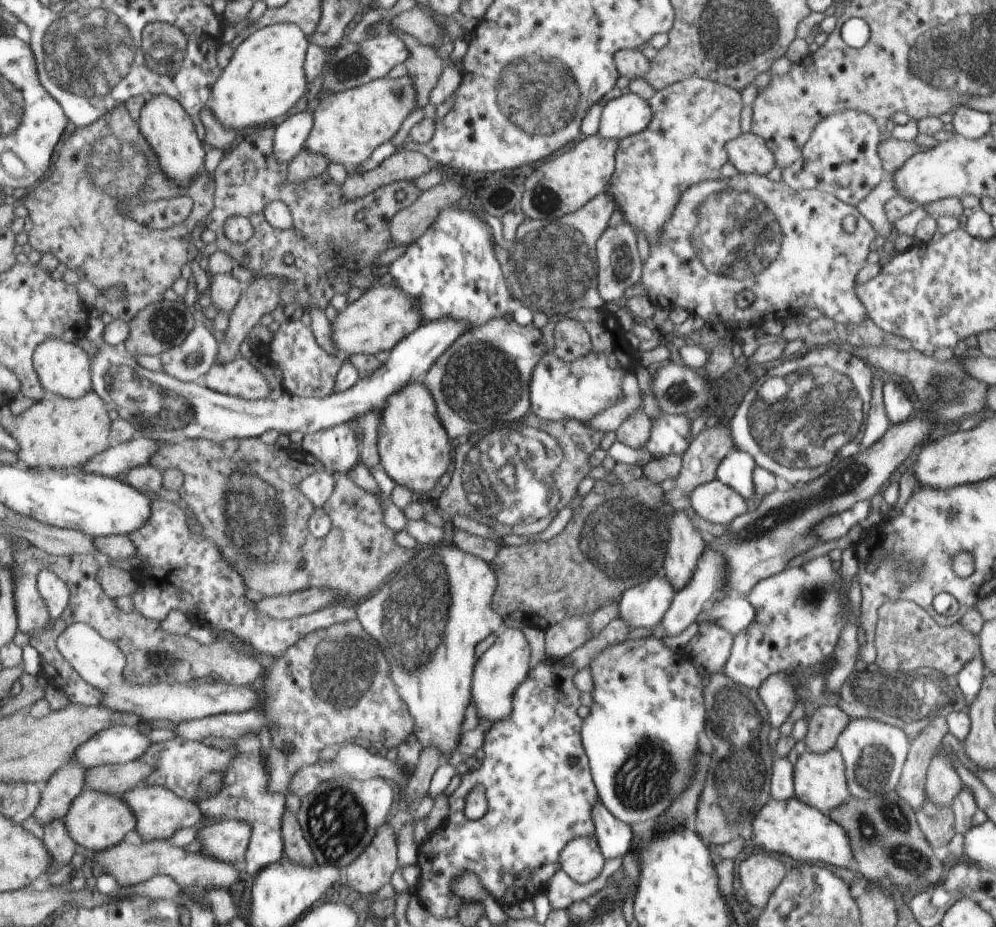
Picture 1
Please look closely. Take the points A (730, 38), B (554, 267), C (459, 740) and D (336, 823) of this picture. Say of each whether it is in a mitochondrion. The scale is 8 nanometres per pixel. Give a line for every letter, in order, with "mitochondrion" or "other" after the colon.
A: mitochondrion
B: mitochondrion
C: other
D: mitochondrion

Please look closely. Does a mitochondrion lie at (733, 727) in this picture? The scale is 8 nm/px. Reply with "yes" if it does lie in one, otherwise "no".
yes

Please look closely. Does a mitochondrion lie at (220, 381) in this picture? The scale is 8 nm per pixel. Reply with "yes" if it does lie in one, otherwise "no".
no

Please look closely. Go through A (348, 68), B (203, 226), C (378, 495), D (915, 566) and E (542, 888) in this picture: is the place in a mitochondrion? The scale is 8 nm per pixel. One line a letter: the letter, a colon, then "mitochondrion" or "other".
A: mitochondrion
B: other
C: other
D: mitochondrion
E: other

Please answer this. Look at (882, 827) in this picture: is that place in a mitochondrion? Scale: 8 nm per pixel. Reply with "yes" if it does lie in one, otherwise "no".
yes

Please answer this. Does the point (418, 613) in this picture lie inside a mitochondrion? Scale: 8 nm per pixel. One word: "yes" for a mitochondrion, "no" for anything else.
yes

